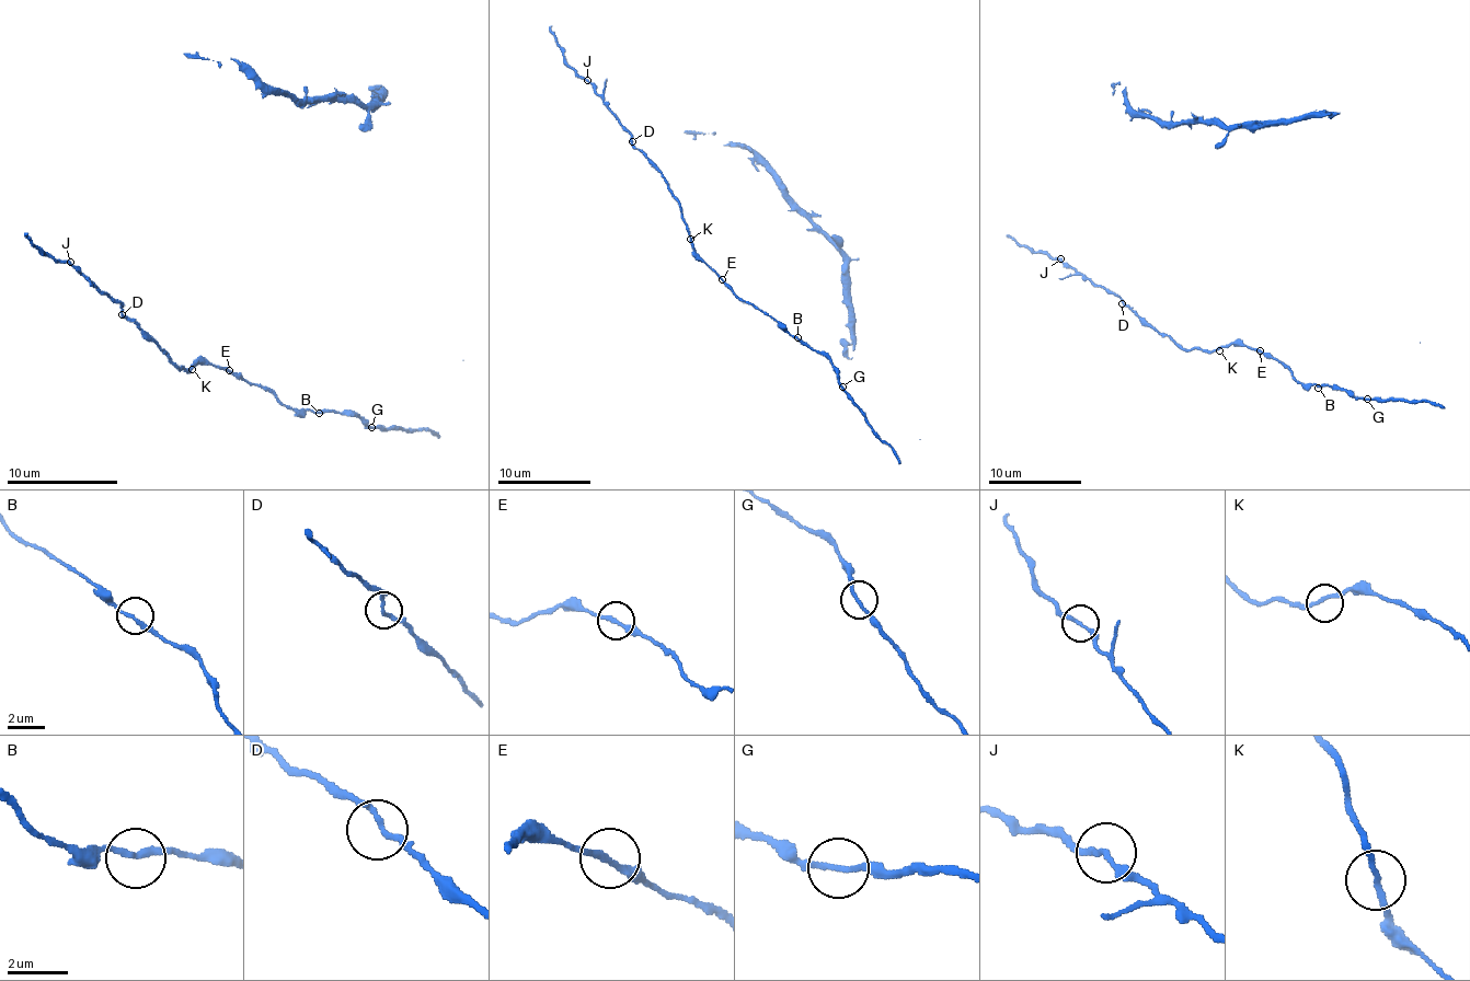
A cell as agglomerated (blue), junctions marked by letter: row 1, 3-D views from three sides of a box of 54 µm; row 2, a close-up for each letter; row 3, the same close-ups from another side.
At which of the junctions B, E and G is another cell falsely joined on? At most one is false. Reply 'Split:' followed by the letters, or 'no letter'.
Split: no letter

